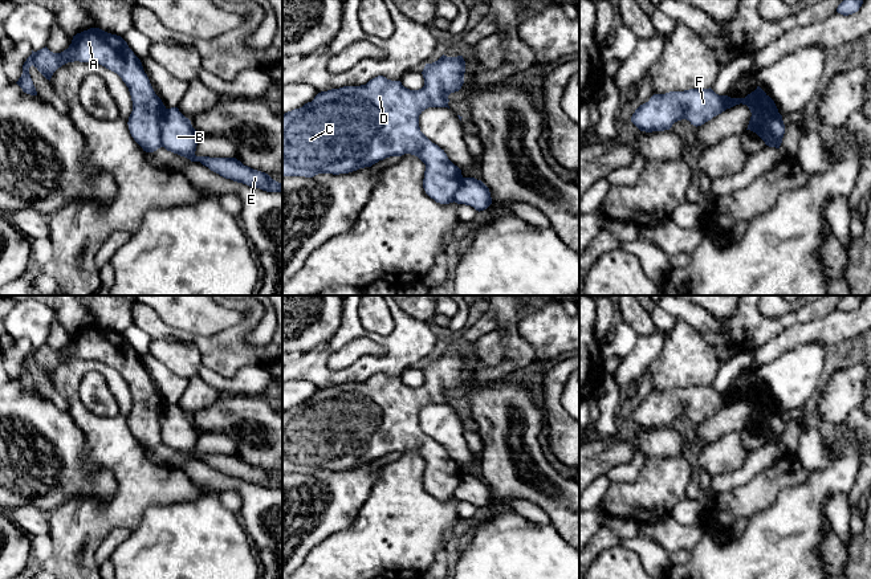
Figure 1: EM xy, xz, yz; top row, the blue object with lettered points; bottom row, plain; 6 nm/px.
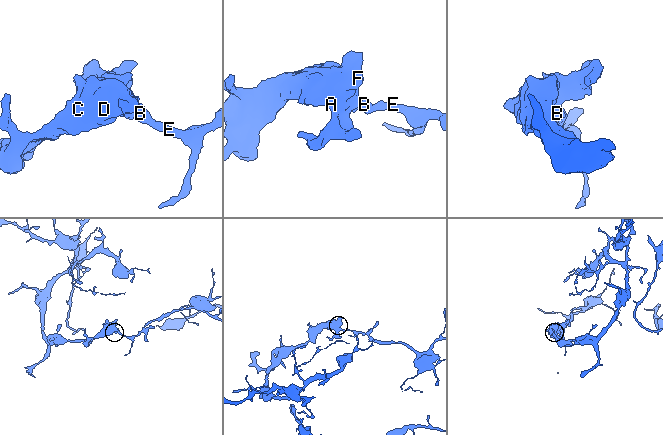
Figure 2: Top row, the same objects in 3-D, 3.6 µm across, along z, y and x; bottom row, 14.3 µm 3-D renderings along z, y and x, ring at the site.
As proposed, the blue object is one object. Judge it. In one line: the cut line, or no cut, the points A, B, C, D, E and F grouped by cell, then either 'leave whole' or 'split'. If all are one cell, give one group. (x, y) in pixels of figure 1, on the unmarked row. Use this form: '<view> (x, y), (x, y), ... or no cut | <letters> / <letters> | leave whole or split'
xy (167, 406), (161, 418), (161, 443) | A C D F / B E | split

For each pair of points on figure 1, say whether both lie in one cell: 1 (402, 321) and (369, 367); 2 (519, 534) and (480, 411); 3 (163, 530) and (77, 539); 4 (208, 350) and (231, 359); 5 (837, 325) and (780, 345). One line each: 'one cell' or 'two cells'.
1: one cell
2: two cells
3: two cells
4: one cell
5: one cell

